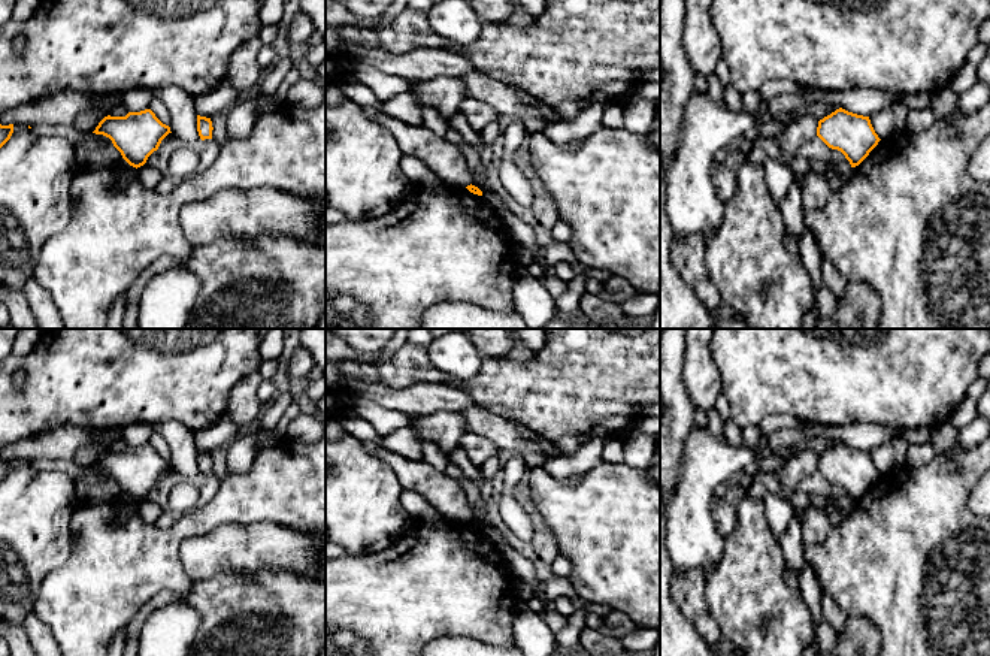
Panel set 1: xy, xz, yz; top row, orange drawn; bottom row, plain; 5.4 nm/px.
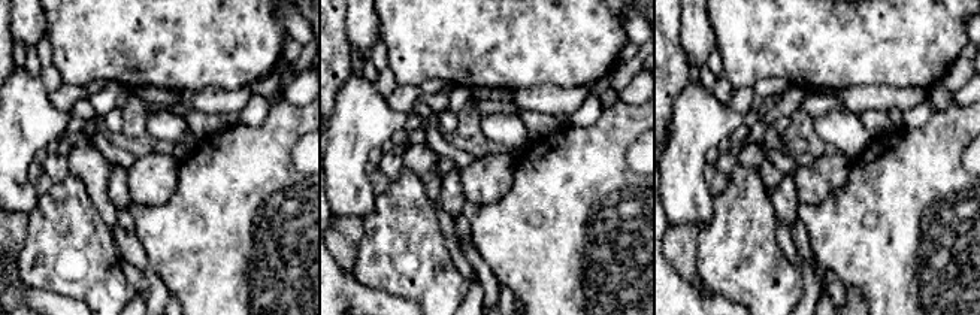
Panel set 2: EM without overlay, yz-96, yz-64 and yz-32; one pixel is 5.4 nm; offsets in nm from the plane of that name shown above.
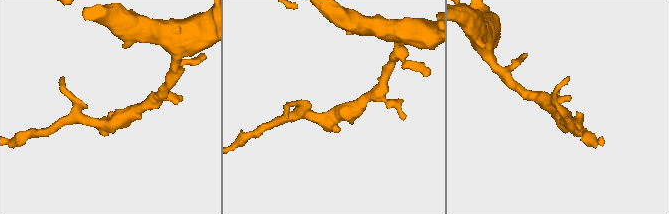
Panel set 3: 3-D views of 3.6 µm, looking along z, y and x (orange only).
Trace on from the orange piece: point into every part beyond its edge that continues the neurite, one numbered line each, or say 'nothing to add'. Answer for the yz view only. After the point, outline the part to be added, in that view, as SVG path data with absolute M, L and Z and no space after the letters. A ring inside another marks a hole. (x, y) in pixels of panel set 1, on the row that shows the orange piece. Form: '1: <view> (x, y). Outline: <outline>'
nothing to add

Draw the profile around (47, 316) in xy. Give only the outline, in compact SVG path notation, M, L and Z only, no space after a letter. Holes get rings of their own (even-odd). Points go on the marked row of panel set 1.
M30 278L24 284L22 293L34 315L37 329L64 329L61 315L55 308L51 294L37 282L36 278Z

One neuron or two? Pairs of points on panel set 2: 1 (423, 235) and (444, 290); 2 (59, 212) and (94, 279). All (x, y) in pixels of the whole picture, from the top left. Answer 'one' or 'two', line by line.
1: one
2: one

